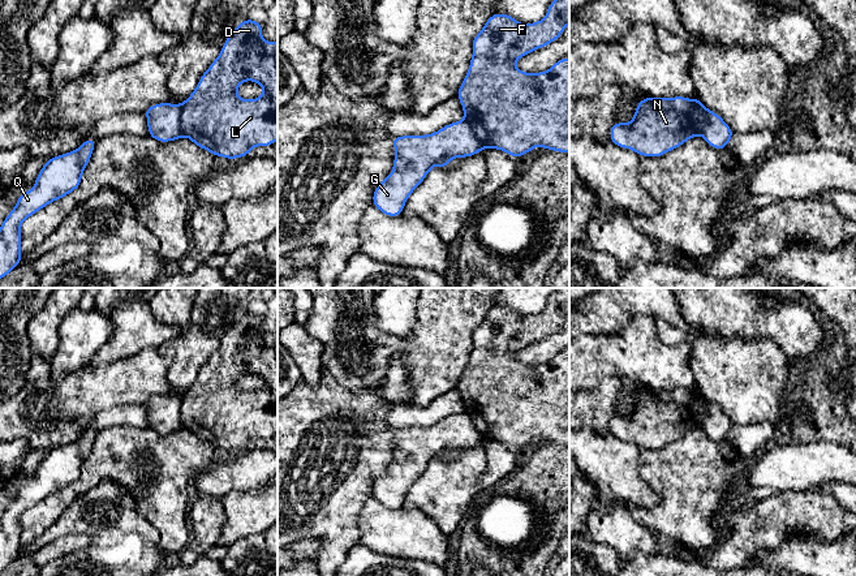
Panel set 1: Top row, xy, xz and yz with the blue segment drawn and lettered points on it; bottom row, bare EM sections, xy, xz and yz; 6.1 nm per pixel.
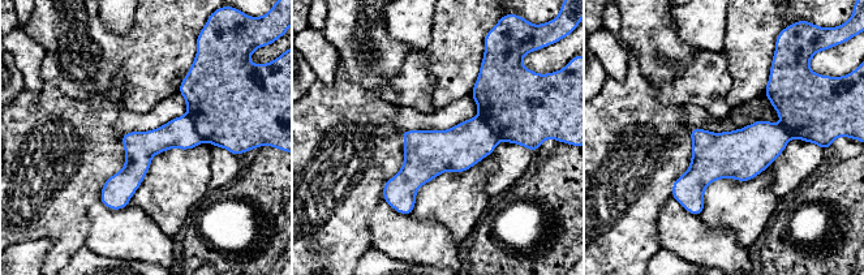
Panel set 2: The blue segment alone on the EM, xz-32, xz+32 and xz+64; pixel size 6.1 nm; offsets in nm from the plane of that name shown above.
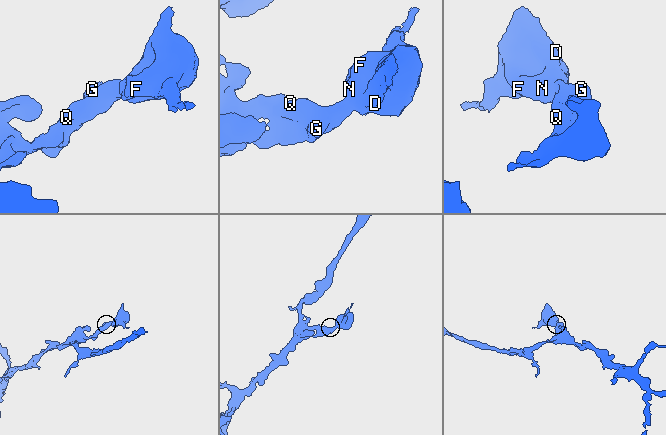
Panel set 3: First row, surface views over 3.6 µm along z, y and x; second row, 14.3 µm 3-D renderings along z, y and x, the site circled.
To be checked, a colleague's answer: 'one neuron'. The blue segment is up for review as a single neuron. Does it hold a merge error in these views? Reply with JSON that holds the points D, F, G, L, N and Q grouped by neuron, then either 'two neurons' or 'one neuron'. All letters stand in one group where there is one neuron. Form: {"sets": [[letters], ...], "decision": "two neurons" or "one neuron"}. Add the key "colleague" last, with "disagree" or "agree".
{"sets": [["D", "F", "L", "N"], ["G", "Q"]], "decision": "two neurons", "colleague": "disagree"}

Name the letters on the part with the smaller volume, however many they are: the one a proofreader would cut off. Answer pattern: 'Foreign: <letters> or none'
Foreign: D, F, L, N

